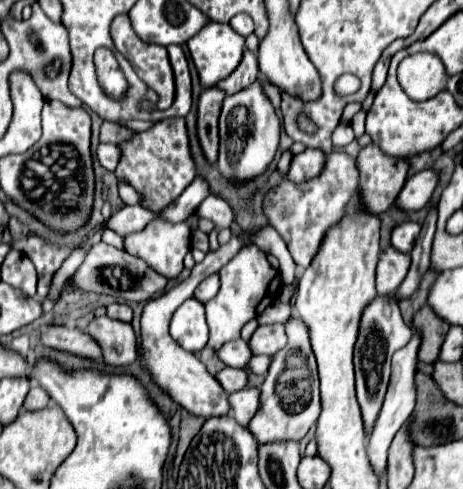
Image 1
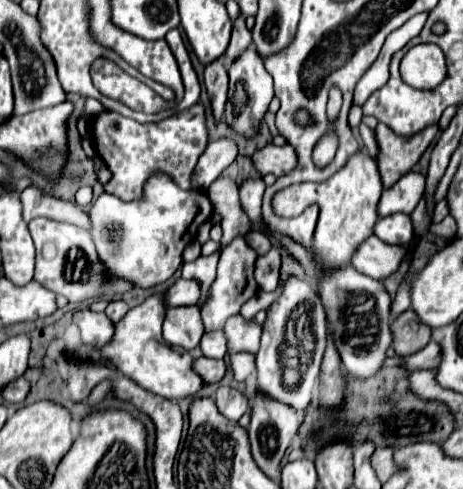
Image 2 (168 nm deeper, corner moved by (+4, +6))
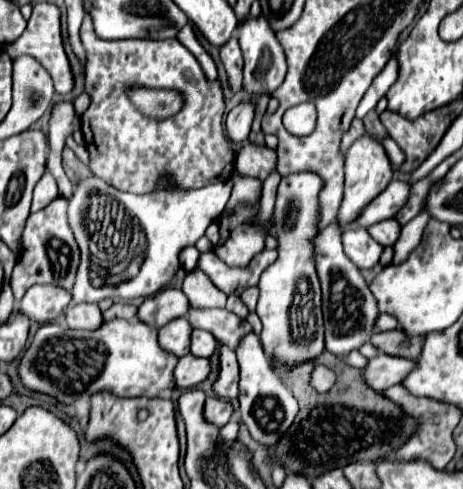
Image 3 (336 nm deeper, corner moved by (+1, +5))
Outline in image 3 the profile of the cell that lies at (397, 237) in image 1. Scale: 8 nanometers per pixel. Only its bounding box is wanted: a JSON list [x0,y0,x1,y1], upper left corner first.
[368,219,400,247]

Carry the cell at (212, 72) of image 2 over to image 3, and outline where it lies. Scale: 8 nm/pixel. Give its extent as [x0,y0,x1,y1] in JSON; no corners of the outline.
[220,37,244,91]

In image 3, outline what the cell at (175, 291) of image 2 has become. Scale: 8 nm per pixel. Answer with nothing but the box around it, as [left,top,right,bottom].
[138,289,188,327]

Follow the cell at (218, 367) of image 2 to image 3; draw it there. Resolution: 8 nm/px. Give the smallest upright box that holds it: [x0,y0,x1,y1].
[174,353,210,389]

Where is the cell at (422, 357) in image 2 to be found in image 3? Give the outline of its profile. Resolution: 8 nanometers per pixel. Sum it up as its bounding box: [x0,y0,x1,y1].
[362,353,416,391]

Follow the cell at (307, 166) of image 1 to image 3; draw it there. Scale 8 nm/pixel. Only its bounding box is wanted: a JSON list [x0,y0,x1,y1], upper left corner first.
[234,141,276,181]

